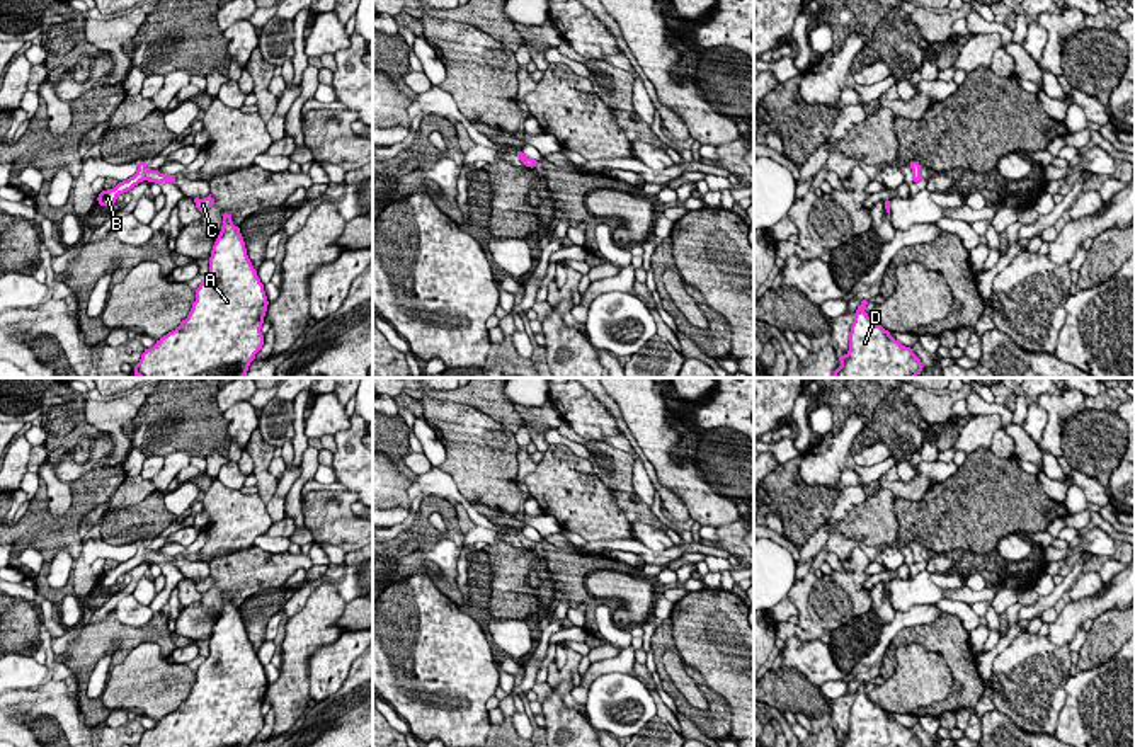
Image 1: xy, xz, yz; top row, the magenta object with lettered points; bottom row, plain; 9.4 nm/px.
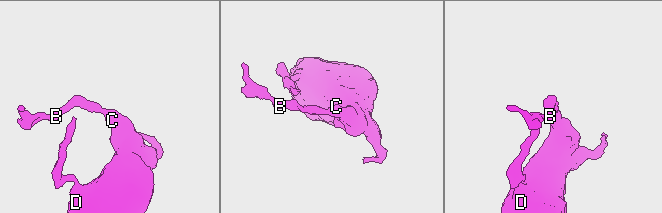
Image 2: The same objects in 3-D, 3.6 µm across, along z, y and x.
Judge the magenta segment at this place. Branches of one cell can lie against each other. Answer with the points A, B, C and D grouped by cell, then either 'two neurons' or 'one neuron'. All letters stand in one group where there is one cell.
A B C D | one neuron

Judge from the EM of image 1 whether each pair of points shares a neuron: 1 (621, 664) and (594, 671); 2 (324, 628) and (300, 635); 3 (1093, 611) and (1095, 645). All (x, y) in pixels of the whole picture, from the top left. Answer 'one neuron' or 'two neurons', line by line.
1: one neuron
2: one neuron
3: two neurons

